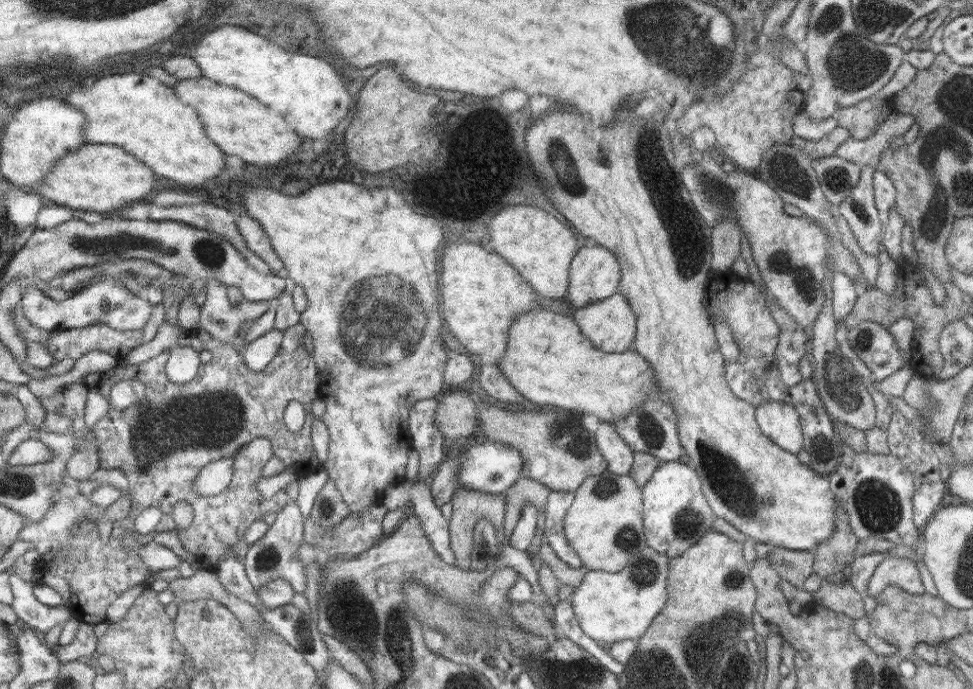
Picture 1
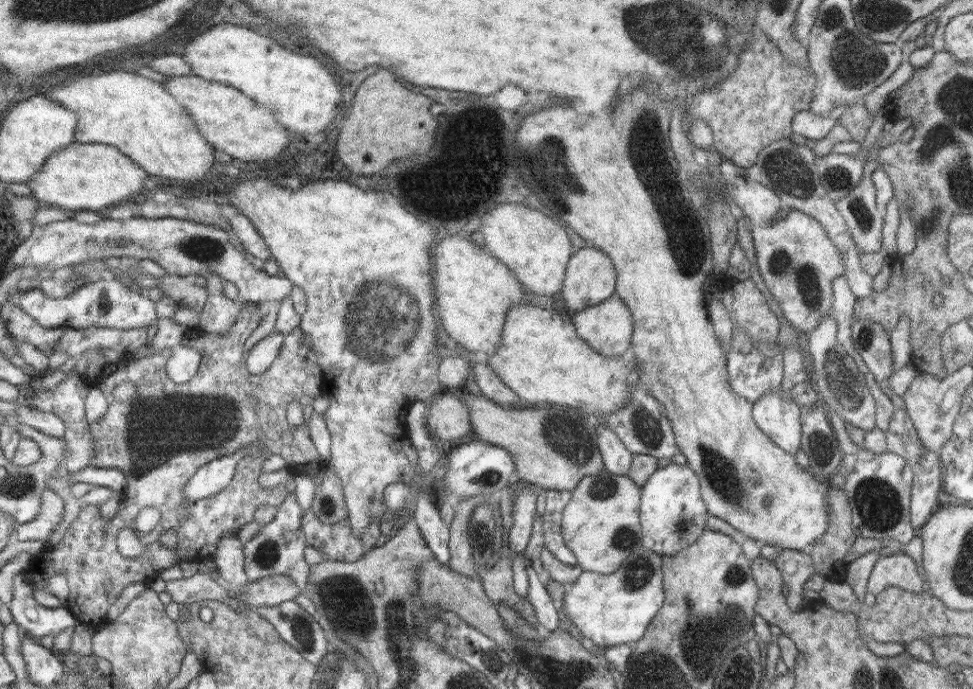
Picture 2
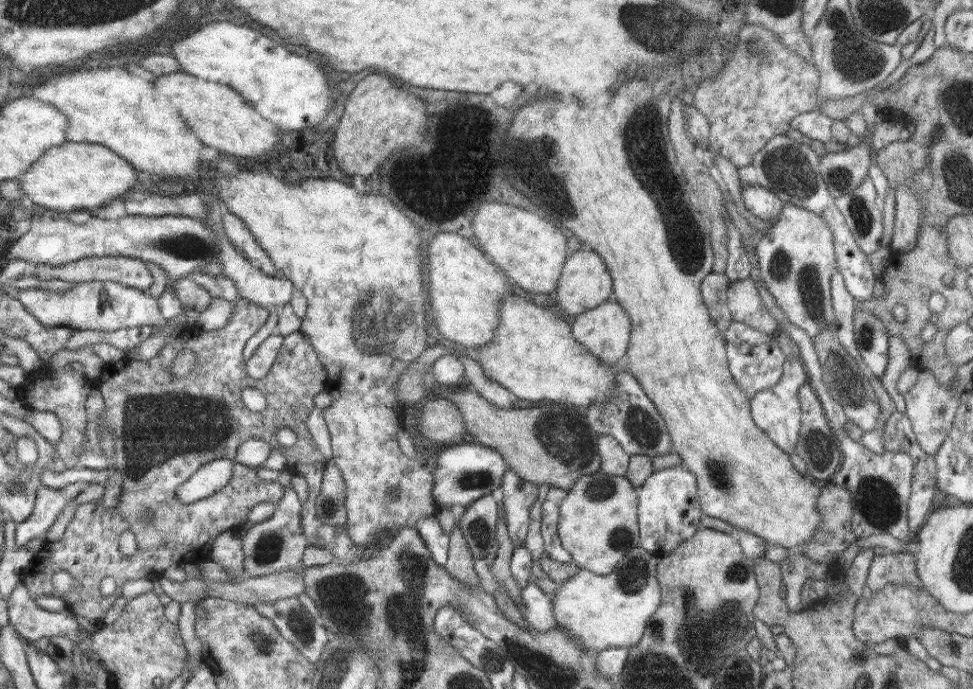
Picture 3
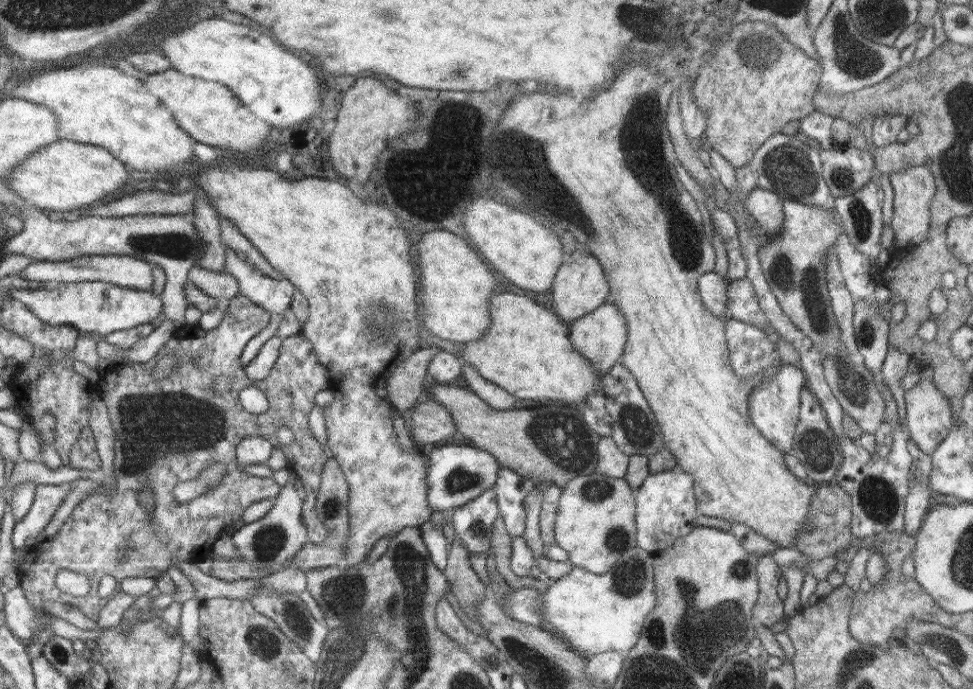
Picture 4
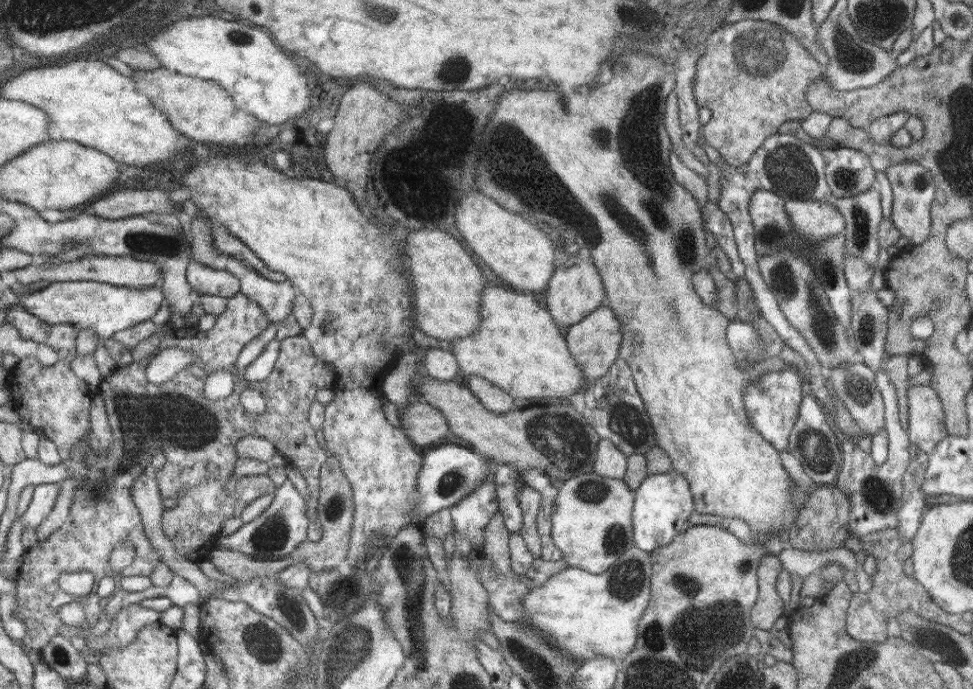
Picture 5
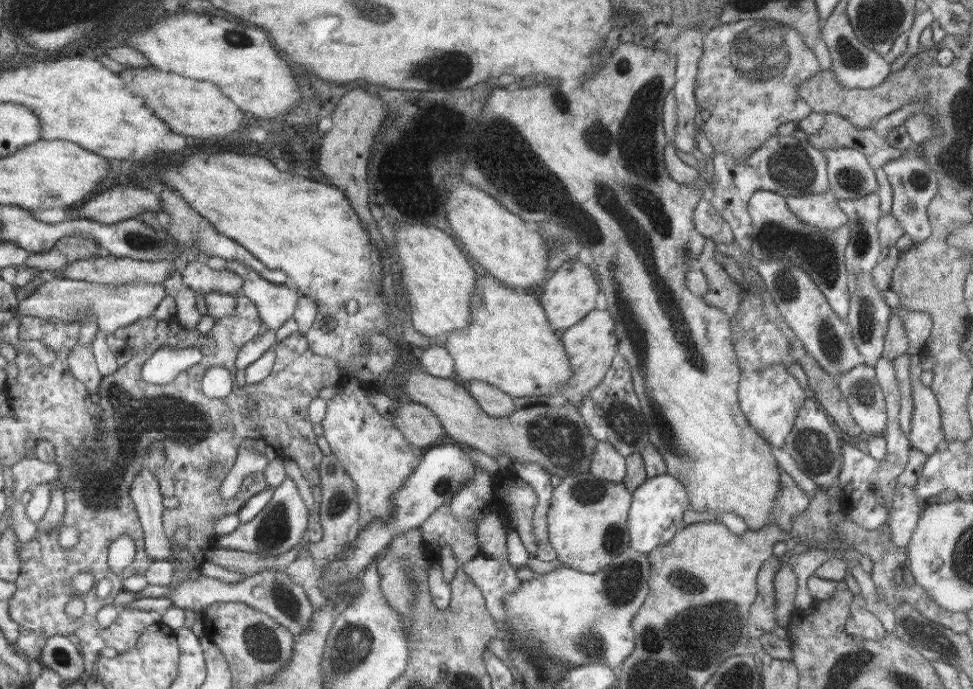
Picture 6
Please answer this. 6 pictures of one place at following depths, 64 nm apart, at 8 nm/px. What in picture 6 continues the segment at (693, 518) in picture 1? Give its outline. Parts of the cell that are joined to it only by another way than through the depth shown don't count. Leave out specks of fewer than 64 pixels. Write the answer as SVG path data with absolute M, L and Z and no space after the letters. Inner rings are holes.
M655 476L655 478L647 478L635 492L633 492L633 500L631 500L631 508L629 508L629 540L631 540L631 548L635 548L637 552L643 554L651 554L653 548L657 548L659 544L667 544L671 542L671 538L681 532L683 528L687 528L689 524L683 520L683 514L691 510L689 498L687 498L687 490L683 488L683 484L677 480L677 476Z

